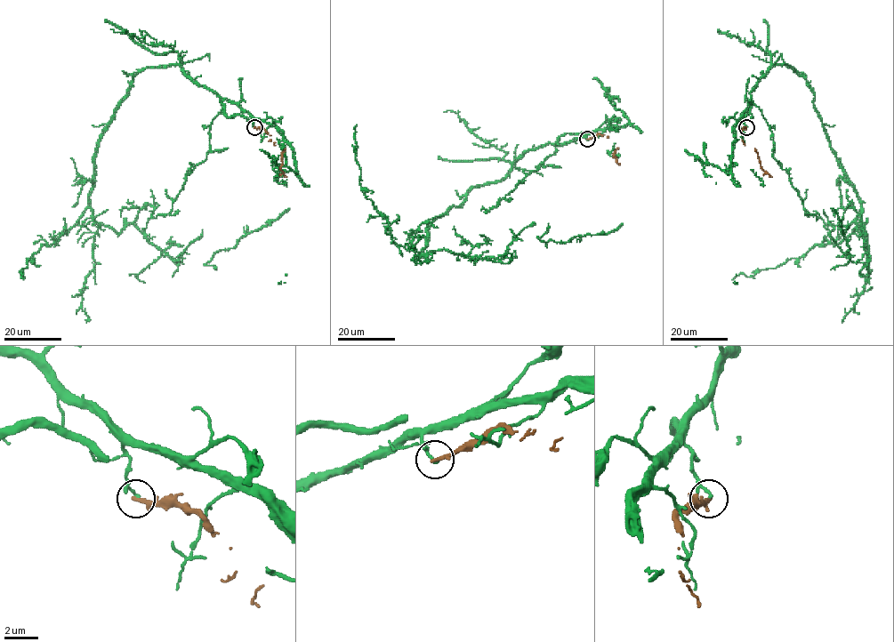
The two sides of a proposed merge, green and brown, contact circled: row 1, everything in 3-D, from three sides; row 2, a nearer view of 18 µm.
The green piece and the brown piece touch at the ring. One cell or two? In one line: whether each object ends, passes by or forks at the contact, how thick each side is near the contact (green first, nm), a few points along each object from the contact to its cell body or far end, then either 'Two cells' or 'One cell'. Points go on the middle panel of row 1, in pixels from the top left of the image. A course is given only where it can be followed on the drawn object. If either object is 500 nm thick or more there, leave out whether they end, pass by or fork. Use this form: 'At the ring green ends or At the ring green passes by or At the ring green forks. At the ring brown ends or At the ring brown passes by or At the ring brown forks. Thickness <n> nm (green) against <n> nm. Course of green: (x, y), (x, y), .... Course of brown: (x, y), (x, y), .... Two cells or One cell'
At the ring green ends. At the ring brown ends. Thickness 150 nm (green) against 260 nm. Course of green: (587, 140), (528, 149), (431, 222), (422, 252), (498, 258), (515, 236), (566, 243), (622, 223). Course of brown: (587, 140), (604, 134), (617, 148), (614, 156), (619, 164). Two cells

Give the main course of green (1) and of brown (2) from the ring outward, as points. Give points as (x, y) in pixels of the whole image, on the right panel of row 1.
1: (746, 127), (773, 65), (804, 78), (861, 204), (856, 262), (847, 252), (844, 264), (831, 208)
2: (746, 127), (741, 130), (742, 140), (755, 149), (761, 167), (771, 177)

